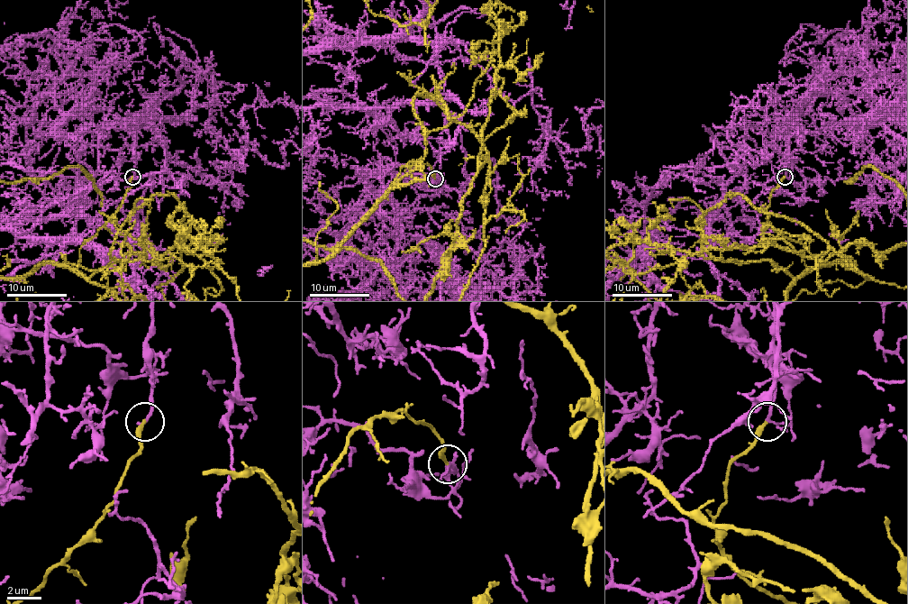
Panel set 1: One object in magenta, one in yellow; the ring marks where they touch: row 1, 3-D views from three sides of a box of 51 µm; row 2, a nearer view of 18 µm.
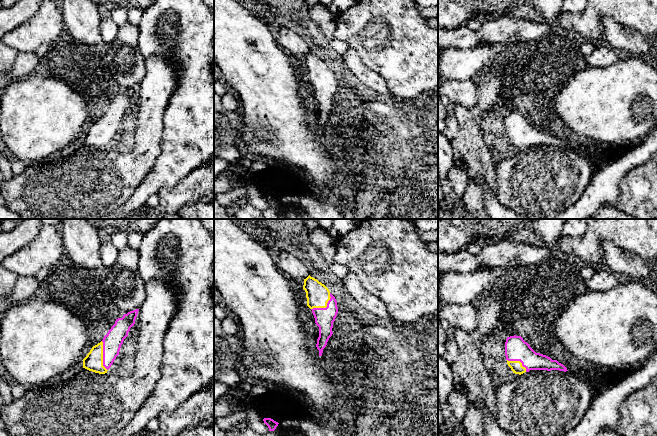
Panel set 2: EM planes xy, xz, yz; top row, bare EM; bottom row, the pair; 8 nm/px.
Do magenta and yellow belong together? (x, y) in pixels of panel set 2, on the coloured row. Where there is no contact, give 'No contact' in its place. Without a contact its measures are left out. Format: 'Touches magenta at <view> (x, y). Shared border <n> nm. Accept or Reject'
Touches magenta at xy (103, 356). Shared border 240 nm. Reject

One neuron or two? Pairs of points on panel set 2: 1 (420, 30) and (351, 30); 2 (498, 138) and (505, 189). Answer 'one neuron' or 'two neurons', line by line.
1: one neuron
2: two neurons

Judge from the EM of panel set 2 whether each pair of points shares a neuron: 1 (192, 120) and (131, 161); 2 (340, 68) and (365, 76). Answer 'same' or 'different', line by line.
1: different
2: different

